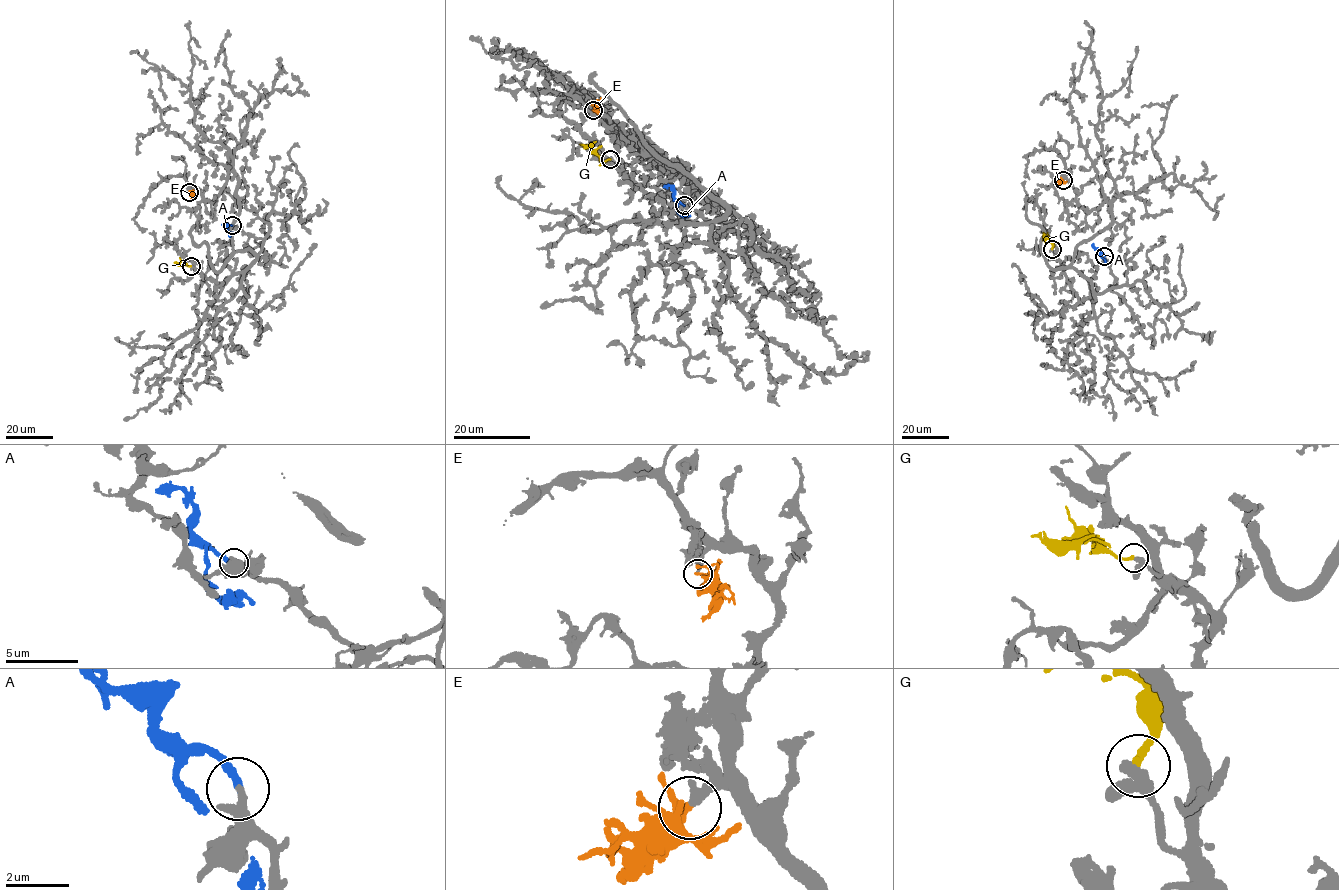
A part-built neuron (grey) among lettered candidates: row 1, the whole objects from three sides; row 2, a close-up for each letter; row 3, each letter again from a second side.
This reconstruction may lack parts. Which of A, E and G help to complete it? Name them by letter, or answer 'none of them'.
A

